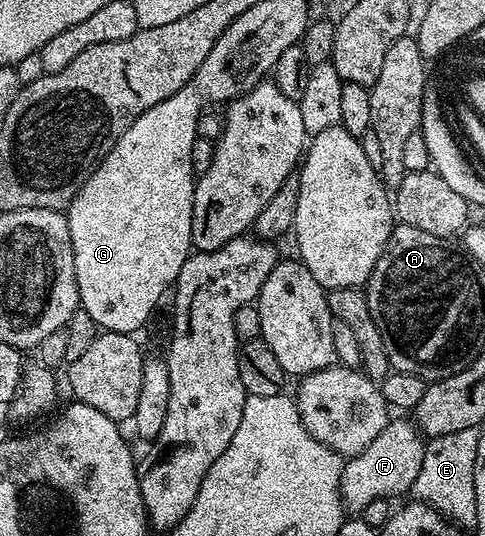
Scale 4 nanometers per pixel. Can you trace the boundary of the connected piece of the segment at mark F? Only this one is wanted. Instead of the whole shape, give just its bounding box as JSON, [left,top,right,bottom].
[340,419,426,511]

